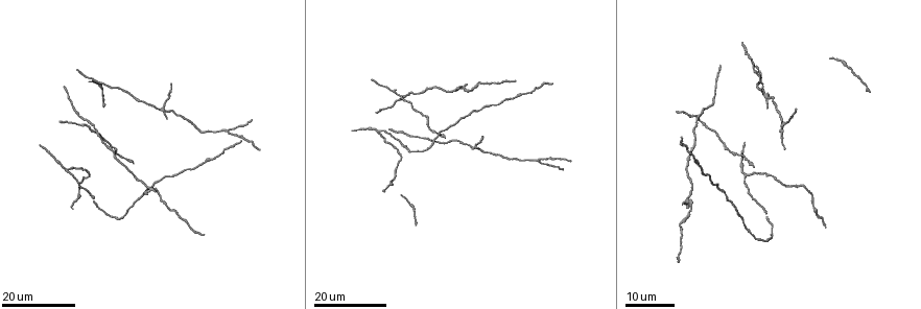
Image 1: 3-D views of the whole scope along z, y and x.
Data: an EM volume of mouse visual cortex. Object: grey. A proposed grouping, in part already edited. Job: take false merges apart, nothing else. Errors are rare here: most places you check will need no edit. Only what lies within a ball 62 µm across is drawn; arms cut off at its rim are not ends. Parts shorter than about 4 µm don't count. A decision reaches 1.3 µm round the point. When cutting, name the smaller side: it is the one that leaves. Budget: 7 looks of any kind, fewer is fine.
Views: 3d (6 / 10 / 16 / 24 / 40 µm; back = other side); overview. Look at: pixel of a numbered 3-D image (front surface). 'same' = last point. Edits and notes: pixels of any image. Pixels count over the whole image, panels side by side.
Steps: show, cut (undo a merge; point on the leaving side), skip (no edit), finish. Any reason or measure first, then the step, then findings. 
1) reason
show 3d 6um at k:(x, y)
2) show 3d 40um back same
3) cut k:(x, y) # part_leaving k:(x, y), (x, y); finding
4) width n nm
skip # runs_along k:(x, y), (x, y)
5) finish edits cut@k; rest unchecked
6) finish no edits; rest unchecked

sudden change in width
show 3d 16um at 1:(687, 201)

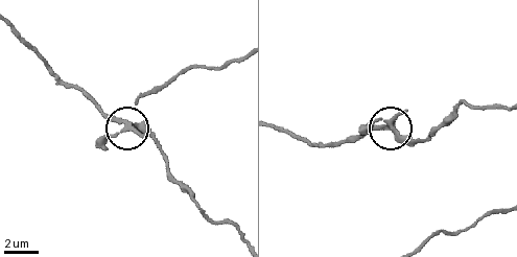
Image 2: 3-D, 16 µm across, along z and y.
show 3d 10um at 2:(384, 129)

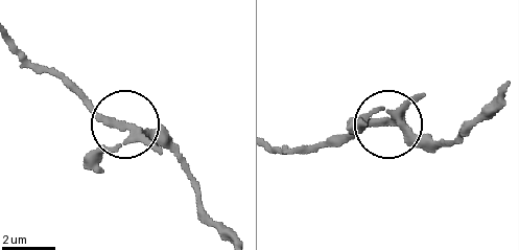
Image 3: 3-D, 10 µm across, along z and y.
skip # runs_along 3:(15, 45), (34, 63), (62, 72), (116, 121), (173, 143); continuous, no second neuron

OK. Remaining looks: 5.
two arms in line, one across
show 3d 16um at 1:(698, 114)

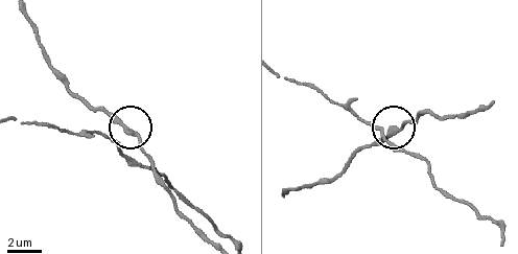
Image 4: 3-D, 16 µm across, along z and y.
zoom in
show 3d 6um at 4:(388, 129)

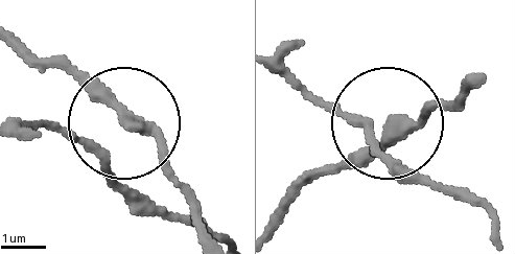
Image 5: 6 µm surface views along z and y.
width 210 nm
skip # runs_along 5:(477, 83), (414, 119), (373, 123), (369, 154); continuous, no second neuron

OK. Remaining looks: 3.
four or more arms meet
show 3d 24um at 1:(163, 109)

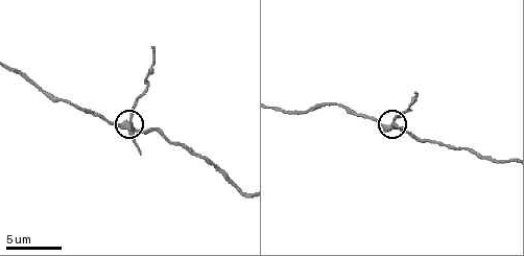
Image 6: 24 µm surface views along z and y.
zoom in
show 3d 6um at 6:(129, 124)

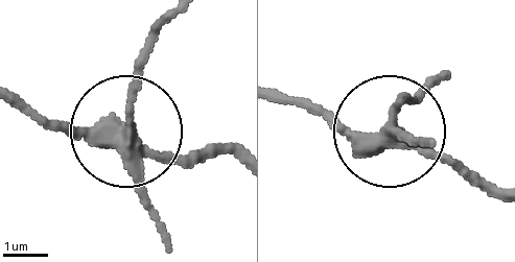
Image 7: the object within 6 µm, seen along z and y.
width 320 nm
cut 7:(140, 84) # two neurons meet here

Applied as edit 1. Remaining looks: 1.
finish edits cut@7; rest unchecked

